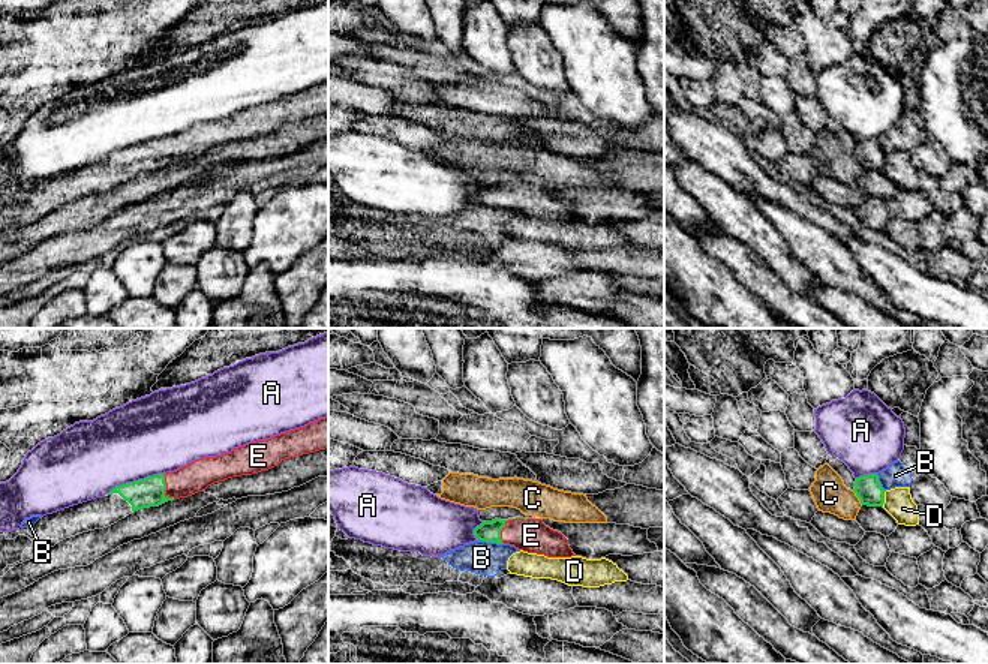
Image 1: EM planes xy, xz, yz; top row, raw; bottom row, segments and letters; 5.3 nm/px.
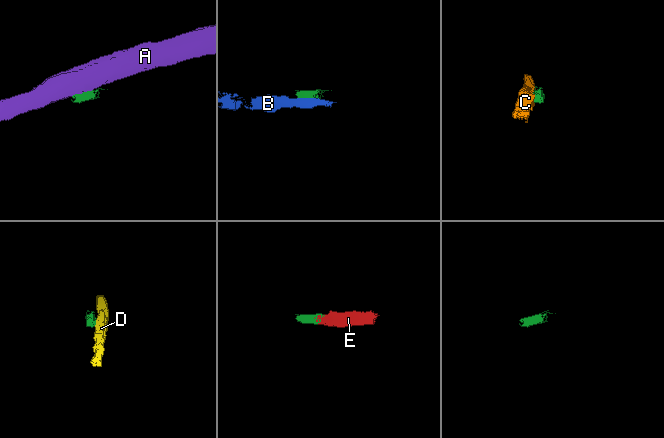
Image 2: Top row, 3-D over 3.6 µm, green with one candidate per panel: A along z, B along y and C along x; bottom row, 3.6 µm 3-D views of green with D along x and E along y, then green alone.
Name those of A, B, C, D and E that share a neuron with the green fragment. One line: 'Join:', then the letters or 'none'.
Join: E

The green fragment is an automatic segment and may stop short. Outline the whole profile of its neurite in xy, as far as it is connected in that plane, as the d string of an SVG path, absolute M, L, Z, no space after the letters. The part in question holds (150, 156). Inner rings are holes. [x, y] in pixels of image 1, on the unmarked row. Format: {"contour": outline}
{"contour": "M328 81L222 120L195 124L174 136L115 150L106 160L46 178L30 192L0 199L0 241L66 202L108 192L138 174L187 162L214 147L268 135L285 123L325 112Z"}

